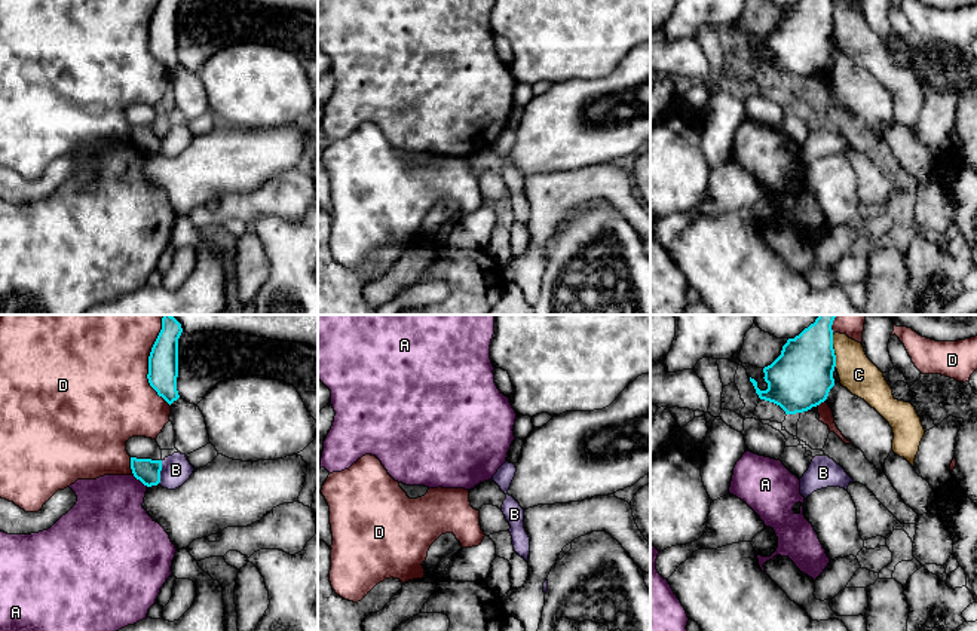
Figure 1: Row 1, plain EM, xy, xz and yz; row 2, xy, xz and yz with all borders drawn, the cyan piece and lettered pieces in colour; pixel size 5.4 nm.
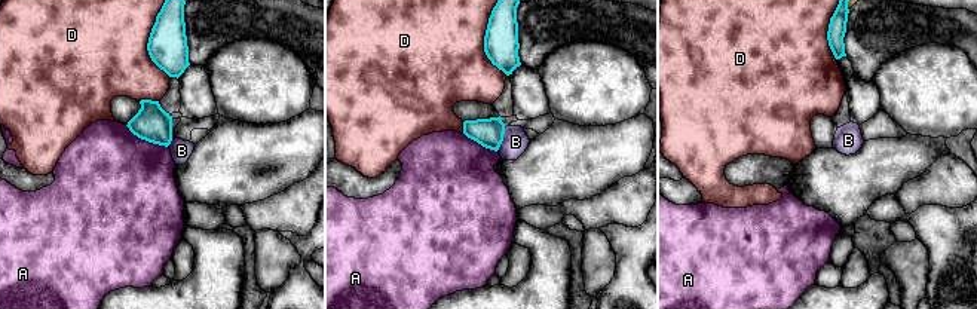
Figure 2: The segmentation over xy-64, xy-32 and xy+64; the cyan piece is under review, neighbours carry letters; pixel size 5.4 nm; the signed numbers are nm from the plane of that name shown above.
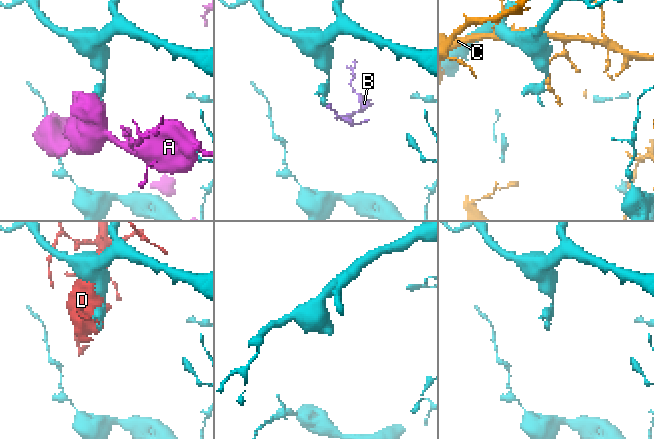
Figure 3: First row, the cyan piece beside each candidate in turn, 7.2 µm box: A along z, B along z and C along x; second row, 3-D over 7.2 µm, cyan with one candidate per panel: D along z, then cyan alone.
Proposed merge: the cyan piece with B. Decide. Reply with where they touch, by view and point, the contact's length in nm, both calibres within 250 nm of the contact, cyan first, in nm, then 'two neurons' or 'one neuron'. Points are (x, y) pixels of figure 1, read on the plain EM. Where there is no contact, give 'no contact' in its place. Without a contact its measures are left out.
contact xy (159, 140); length 130 nm; calibres 140 and 160 nm; two neurons

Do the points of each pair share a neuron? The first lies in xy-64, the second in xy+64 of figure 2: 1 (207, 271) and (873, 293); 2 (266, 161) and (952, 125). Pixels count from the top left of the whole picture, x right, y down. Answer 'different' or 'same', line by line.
1: same
2: different

